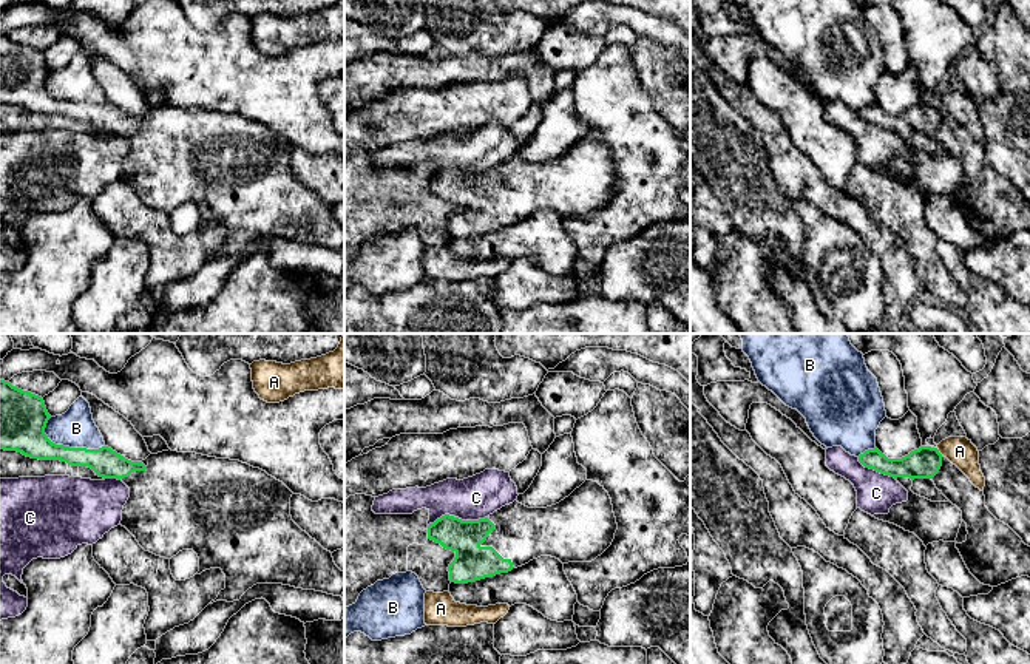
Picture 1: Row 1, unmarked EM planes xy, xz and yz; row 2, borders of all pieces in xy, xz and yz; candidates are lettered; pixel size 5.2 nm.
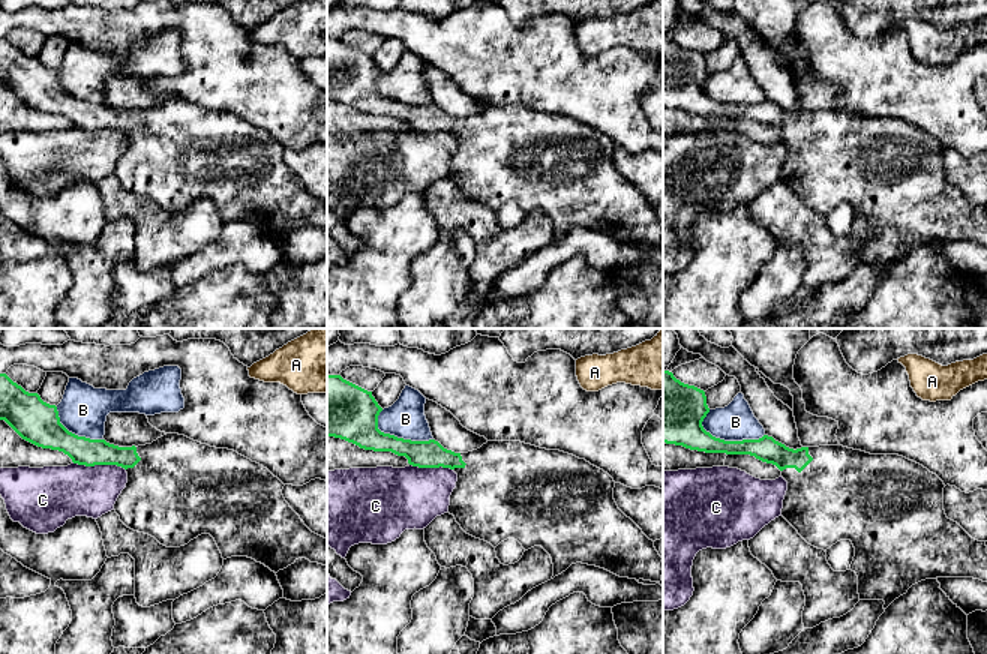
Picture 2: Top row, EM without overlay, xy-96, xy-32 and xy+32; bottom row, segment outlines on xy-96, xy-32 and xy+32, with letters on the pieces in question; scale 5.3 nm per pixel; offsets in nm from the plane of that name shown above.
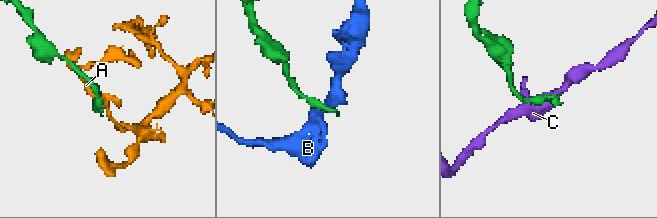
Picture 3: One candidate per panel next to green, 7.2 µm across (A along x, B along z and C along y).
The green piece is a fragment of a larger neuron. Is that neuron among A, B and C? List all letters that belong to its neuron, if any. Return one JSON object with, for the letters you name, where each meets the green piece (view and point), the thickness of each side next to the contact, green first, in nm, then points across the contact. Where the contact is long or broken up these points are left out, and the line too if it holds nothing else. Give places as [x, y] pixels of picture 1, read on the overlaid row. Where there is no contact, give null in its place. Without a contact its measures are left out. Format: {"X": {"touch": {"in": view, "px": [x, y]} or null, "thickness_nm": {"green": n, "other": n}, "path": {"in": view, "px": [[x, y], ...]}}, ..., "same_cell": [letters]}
{"same_cell": []}

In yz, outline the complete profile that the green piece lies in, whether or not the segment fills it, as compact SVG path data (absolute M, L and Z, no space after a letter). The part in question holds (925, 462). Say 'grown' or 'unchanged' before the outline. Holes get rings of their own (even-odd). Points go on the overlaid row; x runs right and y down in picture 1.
grown; M920 446L902 459L888 459L877 448L859 456L859 462L869 469L894 477L906 491L908 500L896 503L888 514L872 517L894 523L914 533L927 547L933 542L956 542L962 511L951 502L931 502L911 491L914 479L933 479L942 466L937 448Z

